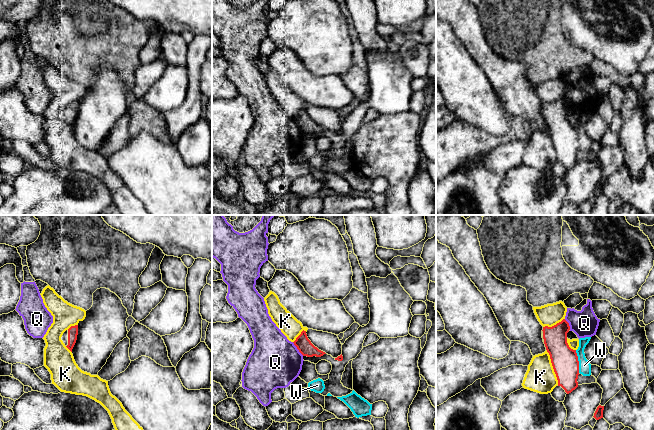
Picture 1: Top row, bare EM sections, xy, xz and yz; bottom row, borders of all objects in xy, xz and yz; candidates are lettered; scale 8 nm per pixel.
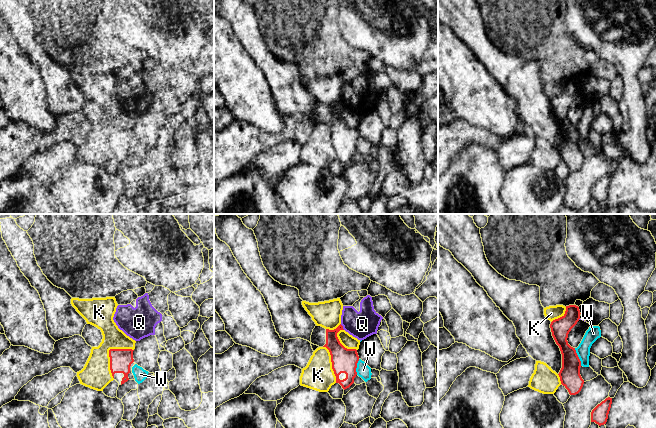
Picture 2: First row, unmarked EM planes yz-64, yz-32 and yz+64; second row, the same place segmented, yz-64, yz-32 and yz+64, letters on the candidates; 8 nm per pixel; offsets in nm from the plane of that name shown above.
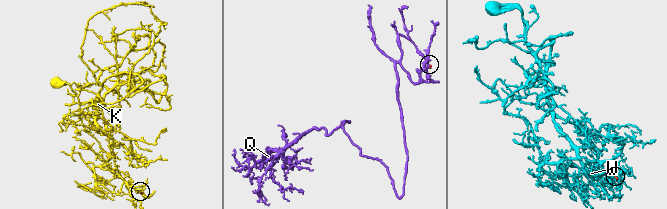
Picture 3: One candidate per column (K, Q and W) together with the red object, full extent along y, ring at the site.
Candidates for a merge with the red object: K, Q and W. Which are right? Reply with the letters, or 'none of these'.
none of these

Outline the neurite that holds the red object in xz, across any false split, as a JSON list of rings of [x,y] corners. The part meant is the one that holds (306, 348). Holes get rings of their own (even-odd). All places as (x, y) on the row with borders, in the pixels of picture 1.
[[[304,330],[301,332],[301,334],[296,338],[296,340],[293,343],[303,356],[321,357],[324,354],[326,354],[325,352],[319,350],[311,343],[311,341],[307,337],[306,331]]]

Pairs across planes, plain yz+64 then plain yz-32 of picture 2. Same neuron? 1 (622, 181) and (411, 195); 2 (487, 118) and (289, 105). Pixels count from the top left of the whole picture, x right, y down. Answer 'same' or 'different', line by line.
1: same
2: different

